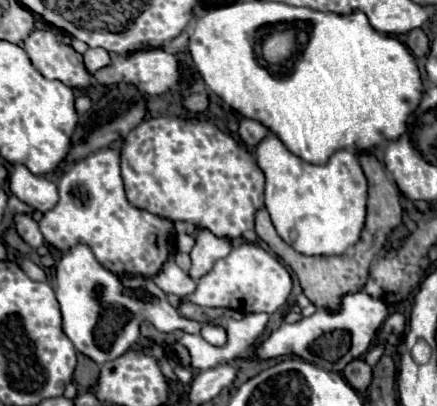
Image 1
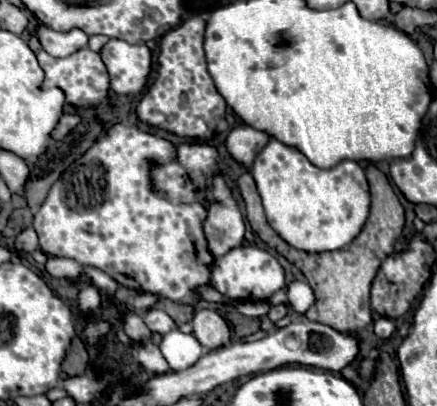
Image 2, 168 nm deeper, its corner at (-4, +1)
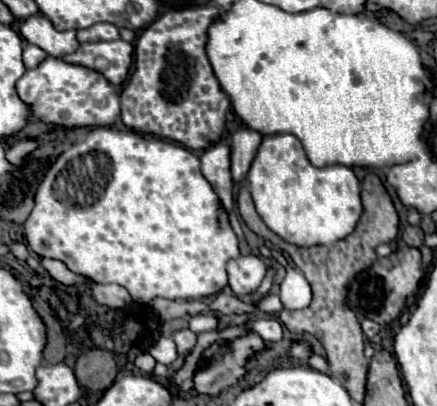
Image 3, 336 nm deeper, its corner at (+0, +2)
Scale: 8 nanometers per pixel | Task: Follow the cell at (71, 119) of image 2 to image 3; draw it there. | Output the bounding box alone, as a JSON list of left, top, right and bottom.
[6,140,38,166]

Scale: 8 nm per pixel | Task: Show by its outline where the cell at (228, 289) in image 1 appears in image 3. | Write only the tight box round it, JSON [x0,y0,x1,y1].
[228,256,266,296]

